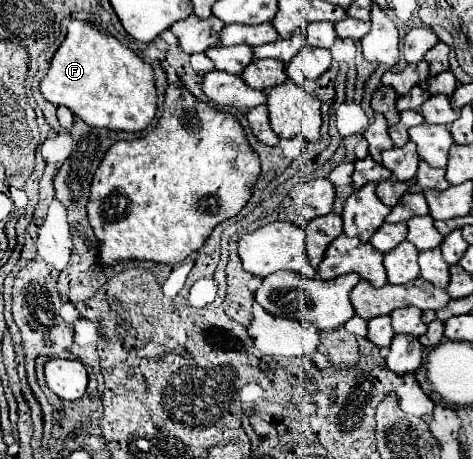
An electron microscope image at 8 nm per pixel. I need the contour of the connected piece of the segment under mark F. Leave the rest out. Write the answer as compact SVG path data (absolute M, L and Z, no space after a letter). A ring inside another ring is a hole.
M85 21L69 23L67 37L55 51L39 89L49 103L69 107L91 127L137 133L153 123L157 111L153 67L141 61L113 35L101 33L95 25Z

